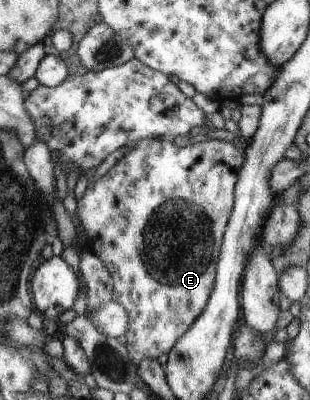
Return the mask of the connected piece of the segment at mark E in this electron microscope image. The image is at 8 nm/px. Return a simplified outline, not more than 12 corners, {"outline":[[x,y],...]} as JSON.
{"outline":[[146,137],[76,193],[137,366],[204,310],[243,150]]}

